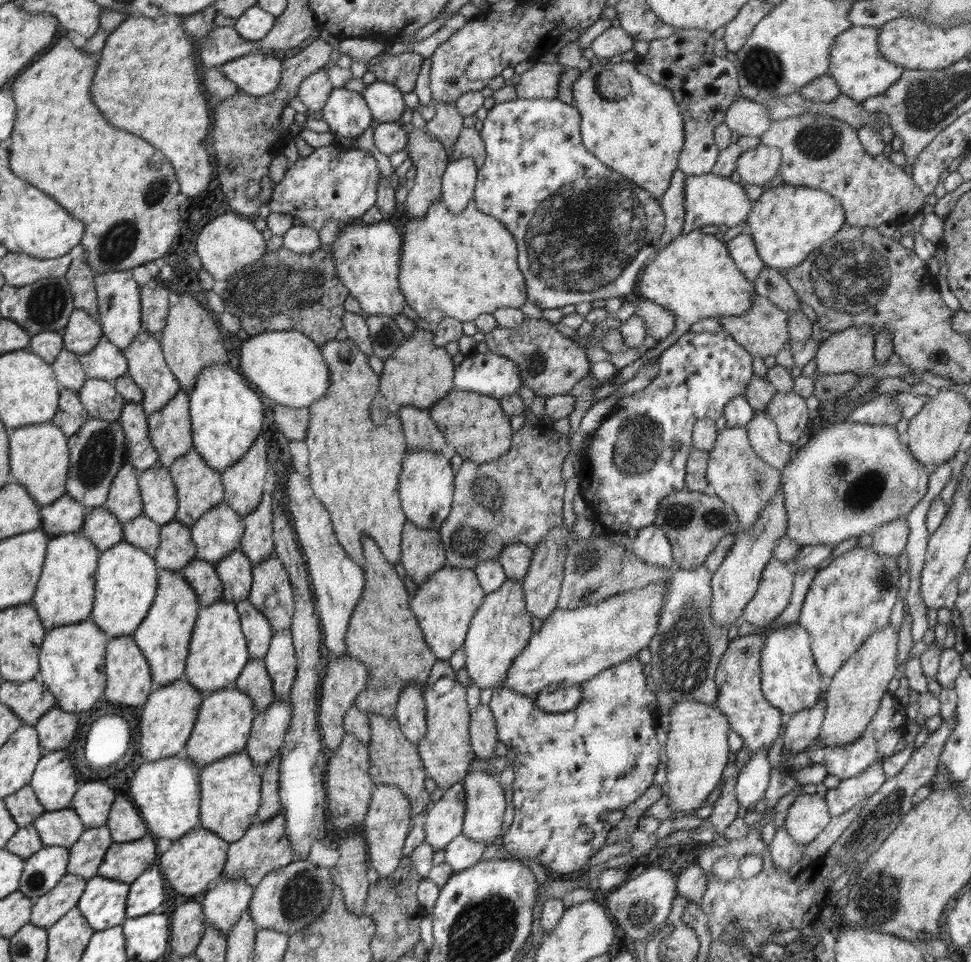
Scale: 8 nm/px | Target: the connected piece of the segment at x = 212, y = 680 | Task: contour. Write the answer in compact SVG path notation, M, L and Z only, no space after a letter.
M218 600L210 605L201 606L189 642L189 654L185 664L184 677L188 683L204 695L220 691L230 682L237 680L249 660L247 642L236 605Z

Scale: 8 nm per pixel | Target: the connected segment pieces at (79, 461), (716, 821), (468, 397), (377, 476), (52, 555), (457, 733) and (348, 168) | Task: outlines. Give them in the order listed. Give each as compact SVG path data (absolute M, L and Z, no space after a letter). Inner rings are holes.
M89 418L76 434L67 438L67 443L70 464L65 482L66 494L88 509L103 506L114 477L126 463L127 448L122 425L118 420L110 422Z
M728 763L717 786L720 788L720 796L713 804L713 811L709 817L715 834L720 836L724 836L728 826L734 824L733 820L736 818L738 808L740 808L735 791L738 773L739 770L735 763Z
M454 388L433 403L428 414L442 431L447 444L466 461L488 462L504 456L510 448L513 433L510 417L502 410L499 400L491 396Z
M334 339L320 346L331 381L326 394L309 406L308 430L304 438L309 452L309 485L314 496L329 512L337 541L354 564L360 568L366 564L361 541L361 536L366 535L380 546L386 561L395 565L402 558L401 534L407 521L399 497L401 462L407 450L401 421L397 414L387 416L382 425L371 419L369 406L379 391L379 376L370 368L367 356L355 346L352 339Z
M81 533L50 536L41 576L30 602L46 632L89 619L95 598L95 576L100 555L94 543Z
M437 659L432 667L426 686L423 686L423 701L426 709L426 734L417 749L423 762L425 773L436 782L441 789L448 790L453 784L461 782L470 768L470 761L475 757L469 739L470 711L467 701L467 690L455 679L456 670L449 661ZM444 676L452 677L454 688L448 694L438 696L434 685Z
M328 145L316 148L312 154L298 157L294 165L287 169L284 178L275 184L268 206L270 212L282 212L299 219L304 226L319 231L324 223L333 220L342 228L350 223L358 223L362 216L377 202L377 182L380 178L380 169L376 159L368 152L357 149L338 148Z

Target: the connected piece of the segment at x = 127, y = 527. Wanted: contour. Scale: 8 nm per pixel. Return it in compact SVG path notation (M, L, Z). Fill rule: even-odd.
M142 514L127 523L122 523L123 540L144 550L154 558L160 546L160 525Z

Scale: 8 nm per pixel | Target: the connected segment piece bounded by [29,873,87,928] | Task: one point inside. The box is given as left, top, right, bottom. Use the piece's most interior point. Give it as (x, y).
(47, 909)

